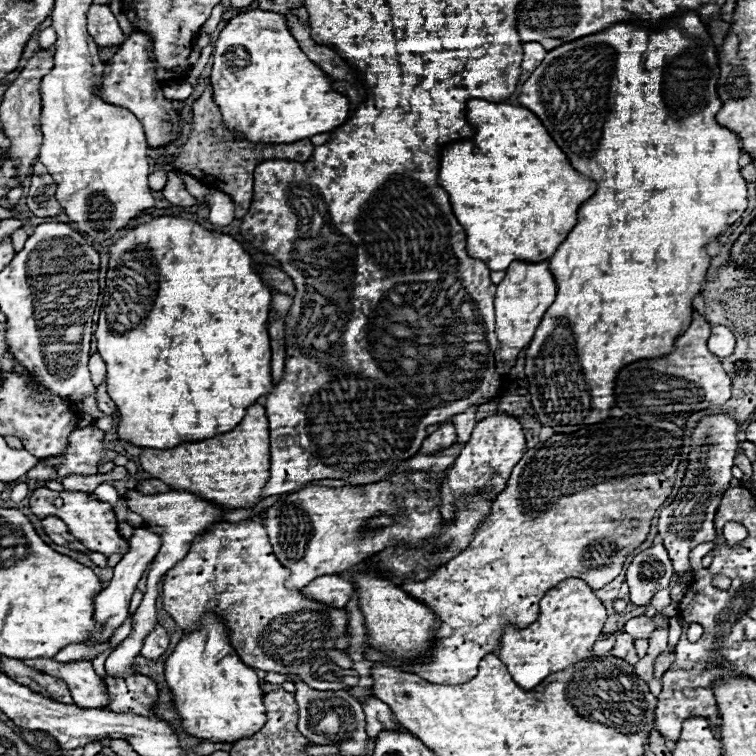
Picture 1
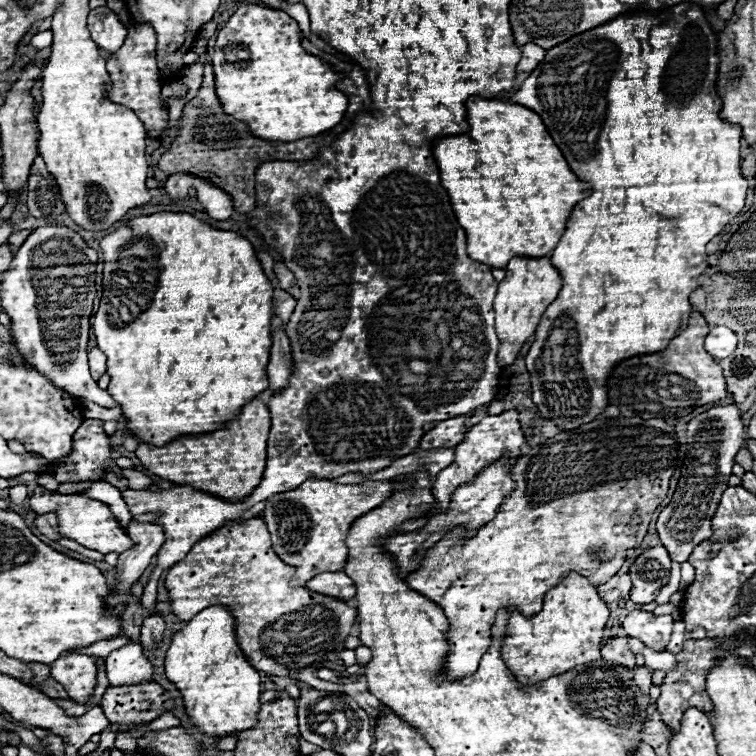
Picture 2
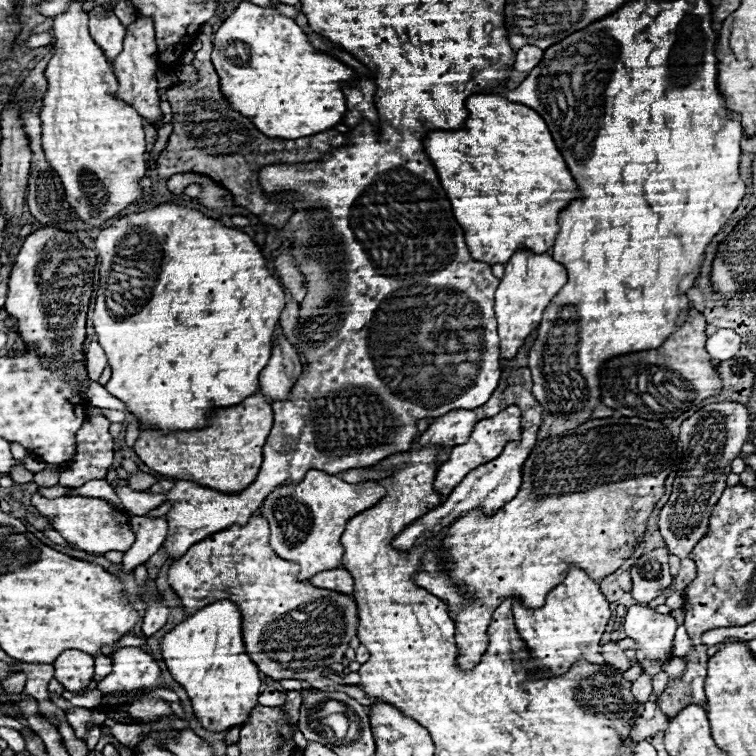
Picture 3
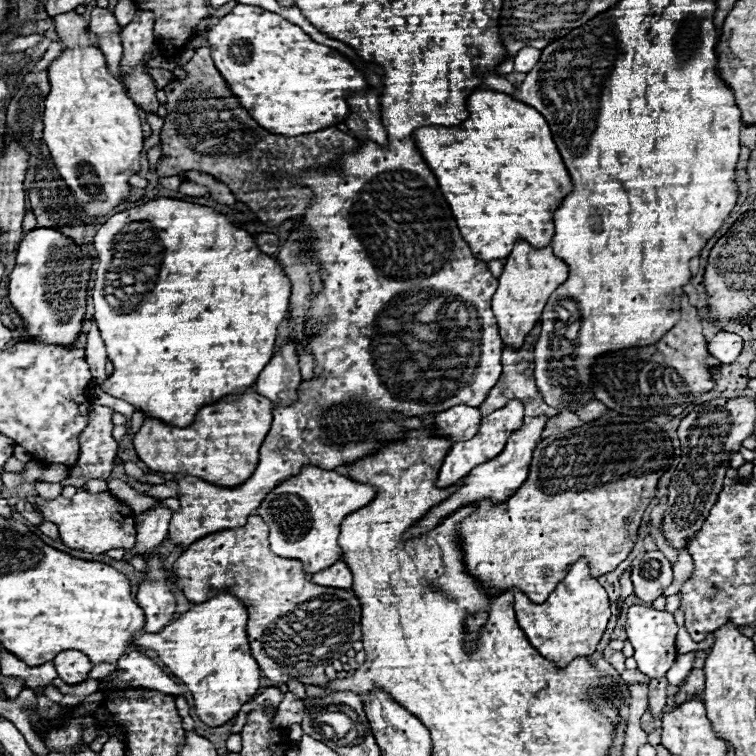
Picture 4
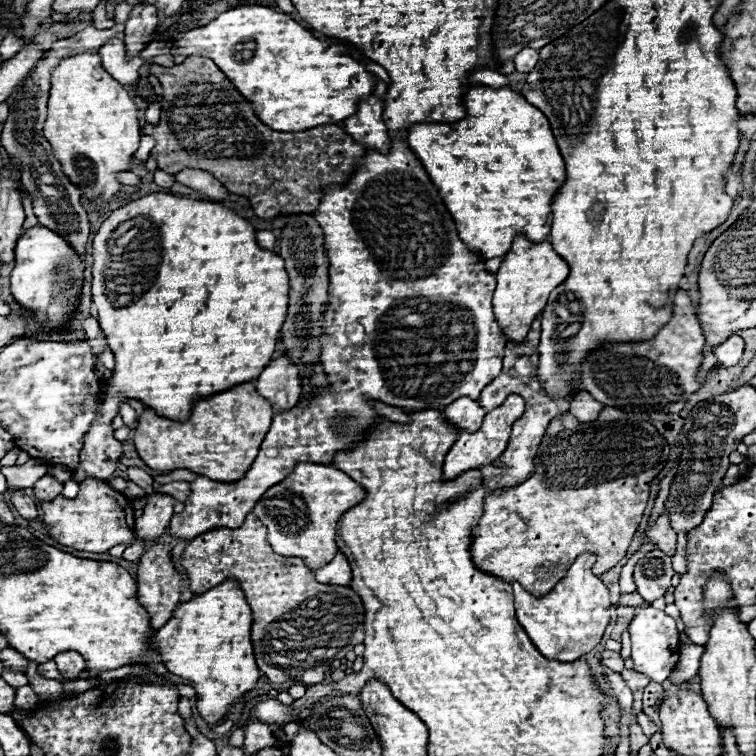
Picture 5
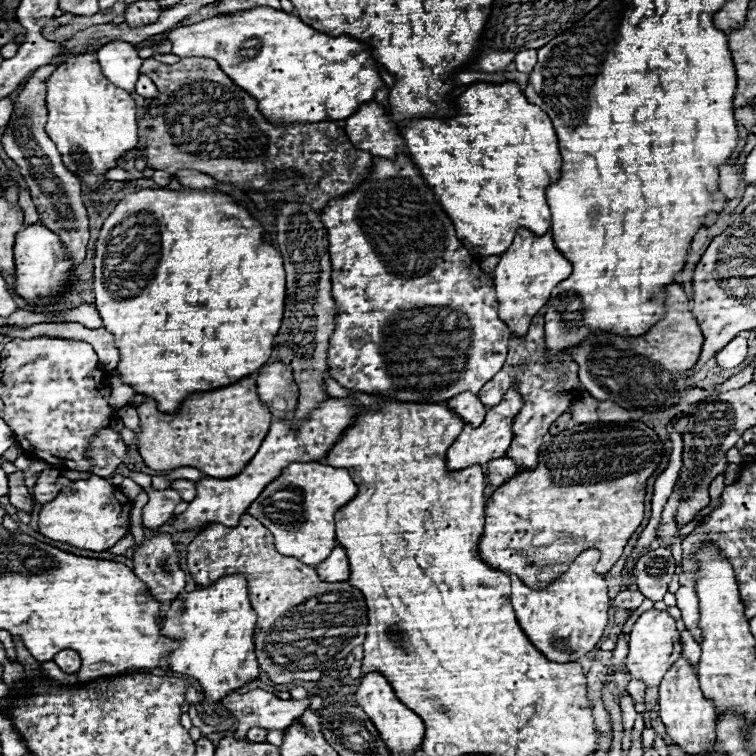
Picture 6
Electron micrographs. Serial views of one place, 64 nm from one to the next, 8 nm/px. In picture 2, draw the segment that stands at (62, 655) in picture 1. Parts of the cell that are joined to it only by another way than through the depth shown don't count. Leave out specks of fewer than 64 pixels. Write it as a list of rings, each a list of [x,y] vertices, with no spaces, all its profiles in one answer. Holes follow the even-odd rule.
[[[116,636],[116,638],[112,638],[112,640],[100,640],[100,642],[96,642],[96,644],[88,646],[88,648],[74,648],[72,652],[78,652],[78,654],[90,654],[90,656],[96,656],[96,658],[100,658],[100,656],[106,658],[112,650],[116,650],[116,648],[128,644],[128,642],[130,642],[128,636]]]

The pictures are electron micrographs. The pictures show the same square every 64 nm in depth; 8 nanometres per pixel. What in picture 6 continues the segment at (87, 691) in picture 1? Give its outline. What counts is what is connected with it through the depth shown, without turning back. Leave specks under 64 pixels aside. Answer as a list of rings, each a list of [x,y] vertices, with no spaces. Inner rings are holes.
[[[60,650],[56,656],[54,656],[54,662],[60,666],[60,670],[68,672],[68,674],[74,674],[78,668],[80,668],[80,656],[74,652],[74,650]]]

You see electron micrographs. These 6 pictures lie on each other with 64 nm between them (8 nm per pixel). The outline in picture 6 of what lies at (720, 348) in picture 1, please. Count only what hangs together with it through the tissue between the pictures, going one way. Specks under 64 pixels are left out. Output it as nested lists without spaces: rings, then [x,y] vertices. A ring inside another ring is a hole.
[[[736,336],[716,354],[716,362],[720,368],[738,368],[746,360],[746,354],[748,354],[748,340]]]

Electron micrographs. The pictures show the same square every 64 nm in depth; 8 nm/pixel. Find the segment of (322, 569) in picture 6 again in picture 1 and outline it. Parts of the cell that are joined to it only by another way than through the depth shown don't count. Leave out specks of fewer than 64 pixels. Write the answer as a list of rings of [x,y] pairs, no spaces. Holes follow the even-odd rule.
[[[324,574],[318,576],[316,580],[312,580],[308,586],[302,588],[304,596],[320,600],[328,606],[334,608],[344,608],[346,602],[352,598],[354,594],[354,584],[350,580],[346,580],[342,574]]]

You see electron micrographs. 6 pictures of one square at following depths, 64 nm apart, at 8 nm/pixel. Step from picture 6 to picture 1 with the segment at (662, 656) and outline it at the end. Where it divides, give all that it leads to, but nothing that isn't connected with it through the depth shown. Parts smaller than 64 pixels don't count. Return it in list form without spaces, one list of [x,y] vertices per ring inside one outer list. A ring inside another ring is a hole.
[[[634,616],[624,624],[624,632],[628,632],[632,638],[650,638],[656,630],[656,622],[648,616]]]

